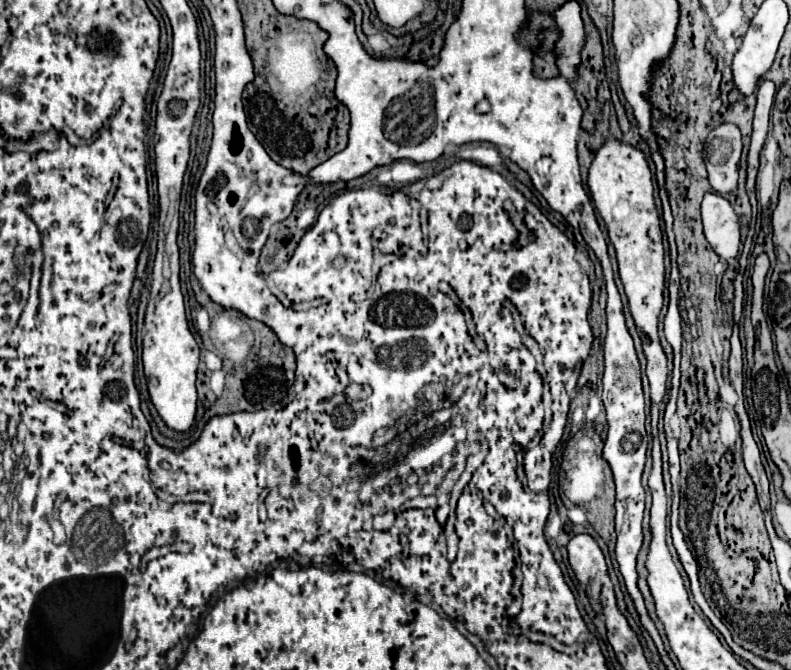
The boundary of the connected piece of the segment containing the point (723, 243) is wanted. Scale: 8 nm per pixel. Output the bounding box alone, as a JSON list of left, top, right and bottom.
[702,194,740,258]

